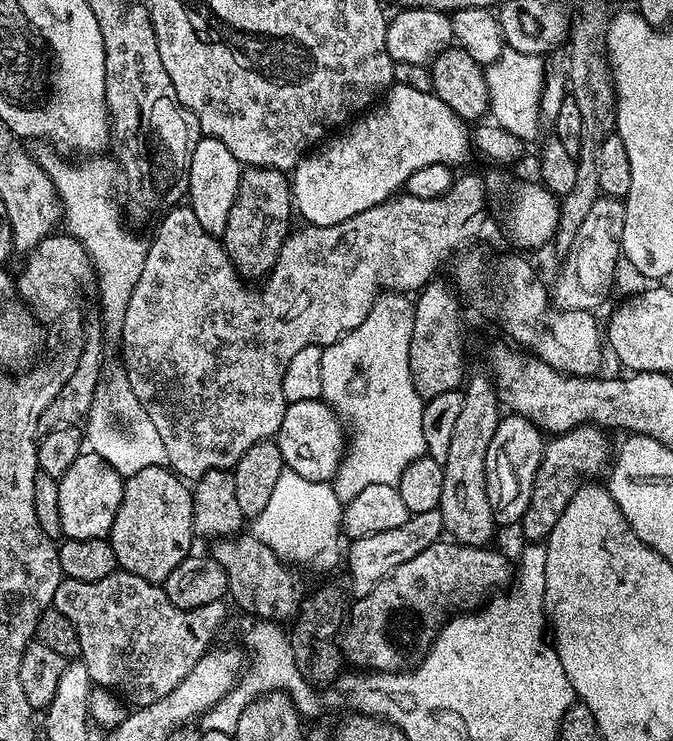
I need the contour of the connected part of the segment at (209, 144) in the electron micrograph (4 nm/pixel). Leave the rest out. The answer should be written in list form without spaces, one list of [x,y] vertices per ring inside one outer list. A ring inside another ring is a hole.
[[[205,135],[193,144],[190,166],[186,173],[187,203],[194,210],[194,218],[198,218],[202,230],[211,236],[220,238],[224,235],[226,222],[230,218],[230,206],[234,206],[238,194],[241,171],[242,165],[236,155],[222,141],[216,139],[215,135]]]

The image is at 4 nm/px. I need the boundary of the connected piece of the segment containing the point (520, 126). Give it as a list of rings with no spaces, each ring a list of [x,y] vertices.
[[[507,46],[494,63],[485,67],[491,119],[522,142],[534,139],[542,126],[540,98],[545,70],[546,62],[542,56],[524,54]]]

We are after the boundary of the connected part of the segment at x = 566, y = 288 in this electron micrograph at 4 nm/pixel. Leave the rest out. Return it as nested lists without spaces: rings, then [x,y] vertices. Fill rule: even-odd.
[[[599,196],[582,221],[572,247],[563,257],[563,266],[551,287],[550,296],[557,309],[586,309],[595,311],[602,305],[612,286],[616,266],[621,259],[621,238],[625,206],[621,199]]]

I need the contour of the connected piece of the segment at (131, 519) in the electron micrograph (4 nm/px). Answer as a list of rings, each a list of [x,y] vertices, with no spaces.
[[[150,466],[125,479],[122,502],[110,533],[116,563],[123,571],[163,585],[170,570],[193,551],[192,540],[192,488],[170,467]]]

